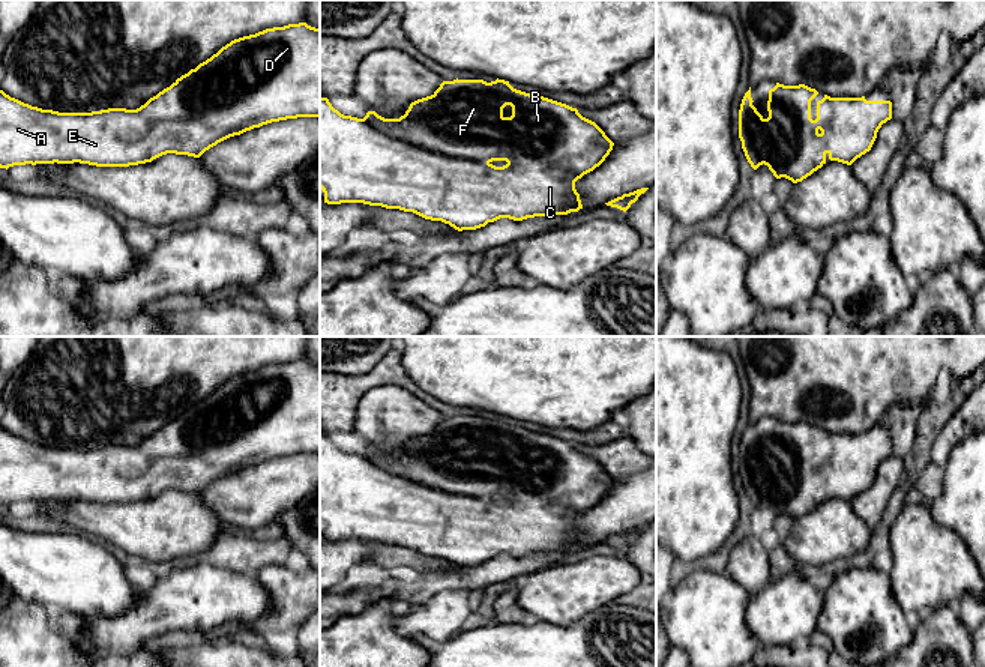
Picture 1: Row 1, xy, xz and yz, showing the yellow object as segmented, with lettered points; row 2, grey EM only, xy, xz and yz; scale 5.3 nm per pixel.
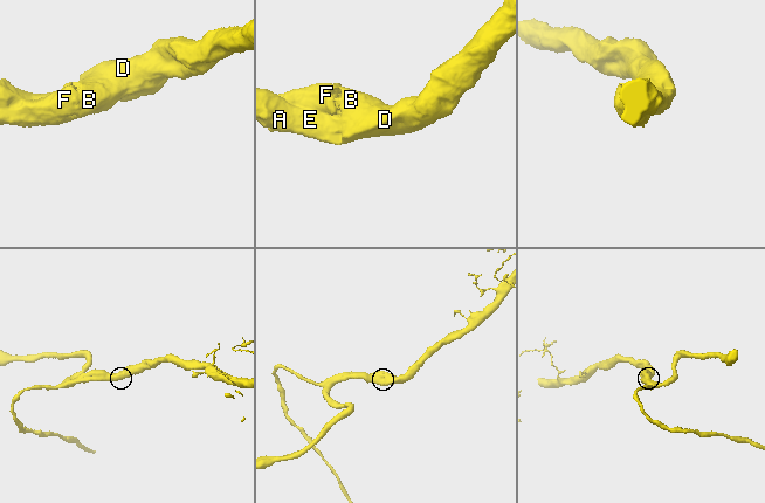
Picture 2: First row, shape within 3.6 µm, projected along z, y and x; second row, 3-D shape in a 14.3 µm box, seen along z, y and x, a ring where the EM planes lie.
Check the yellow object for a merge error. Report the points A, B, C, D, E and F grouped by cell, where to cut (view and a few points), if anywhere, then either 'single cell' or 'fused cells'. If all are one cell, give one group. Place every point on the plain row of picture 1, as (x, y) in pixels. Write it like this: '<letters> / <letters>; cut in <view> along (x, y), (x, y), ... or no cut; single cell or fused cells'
A B C D E F; no cut; single cell

